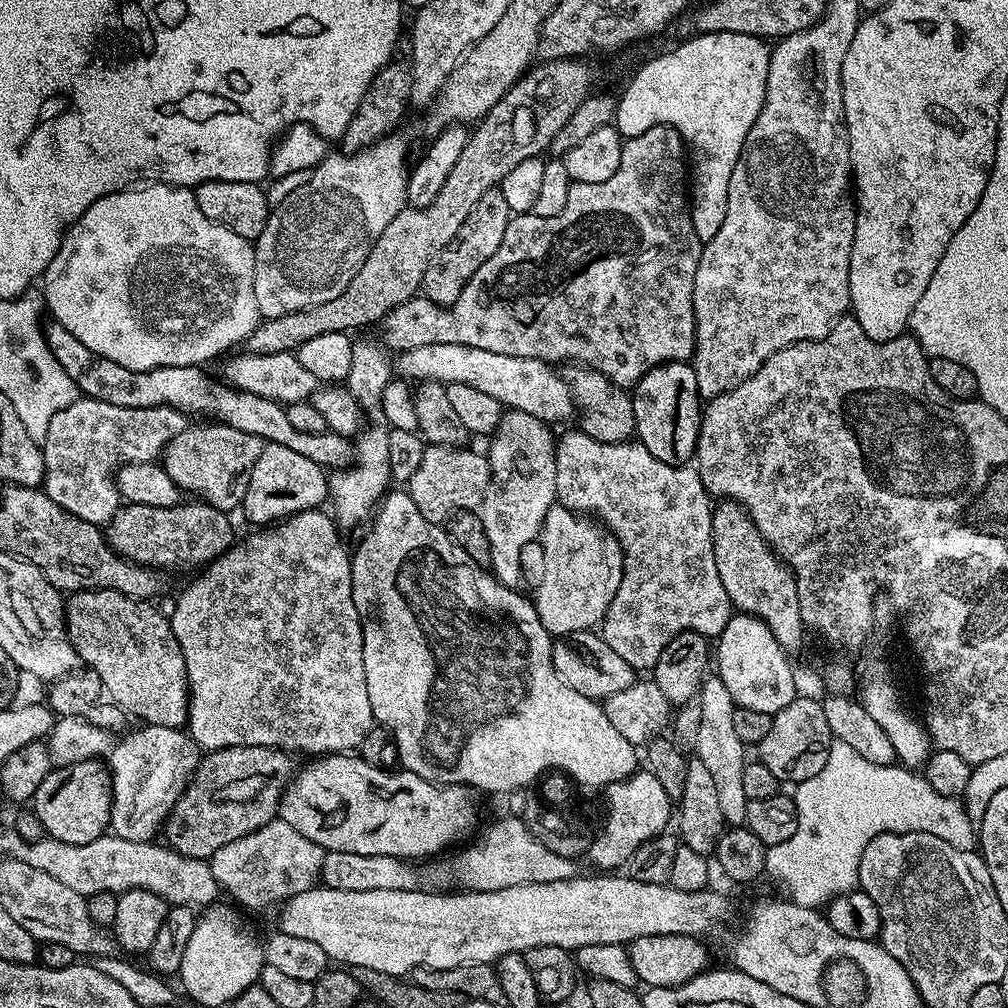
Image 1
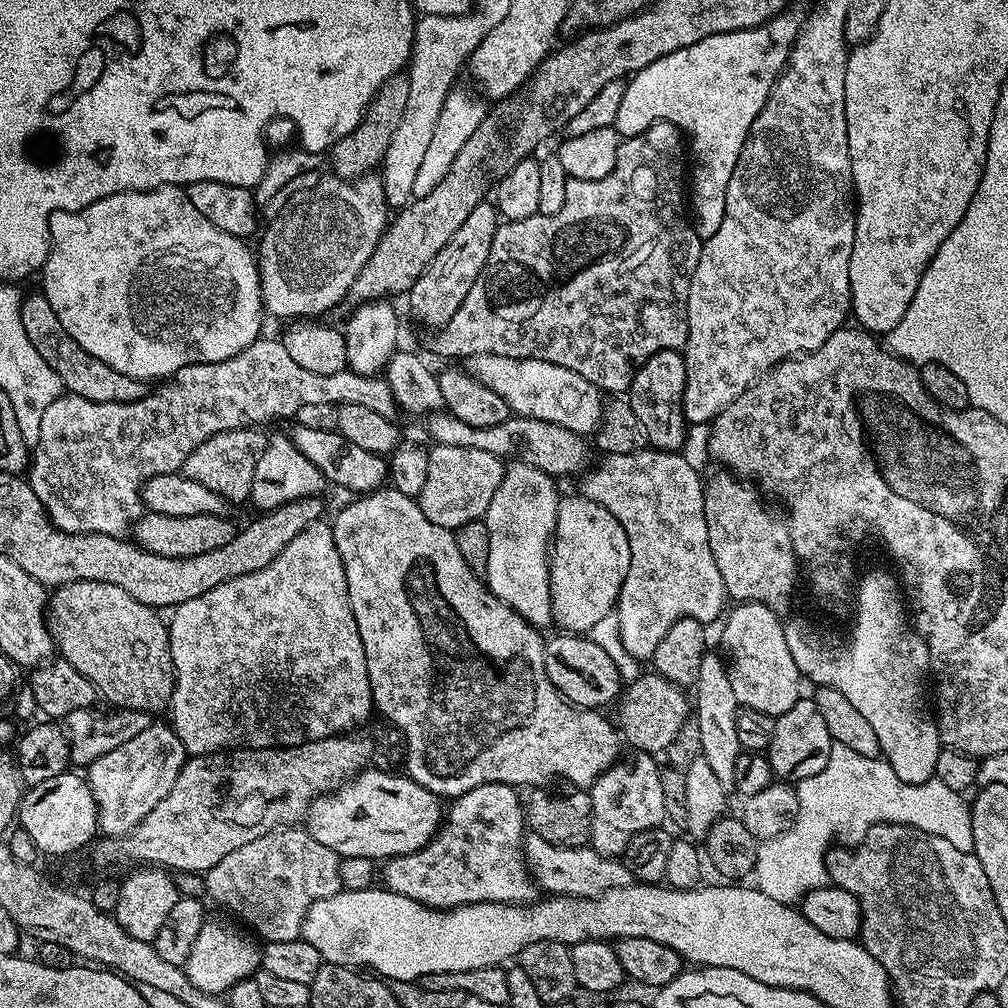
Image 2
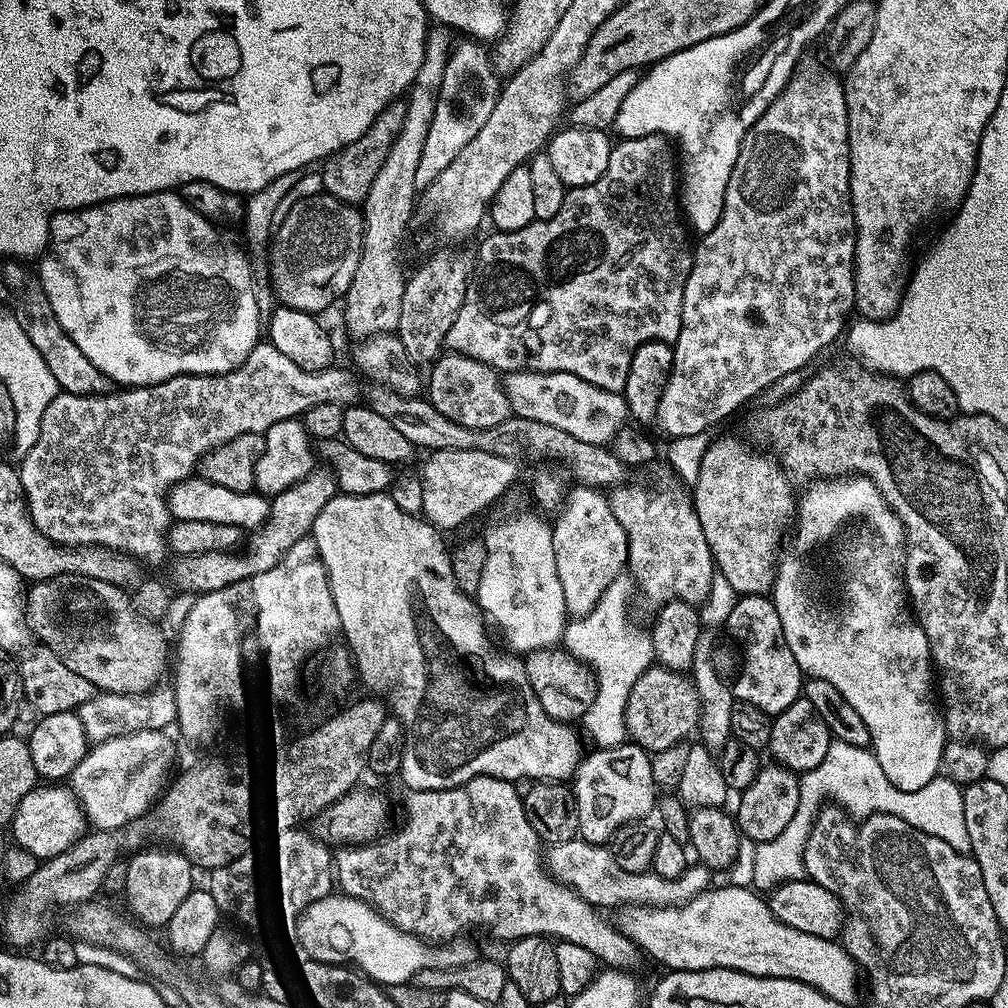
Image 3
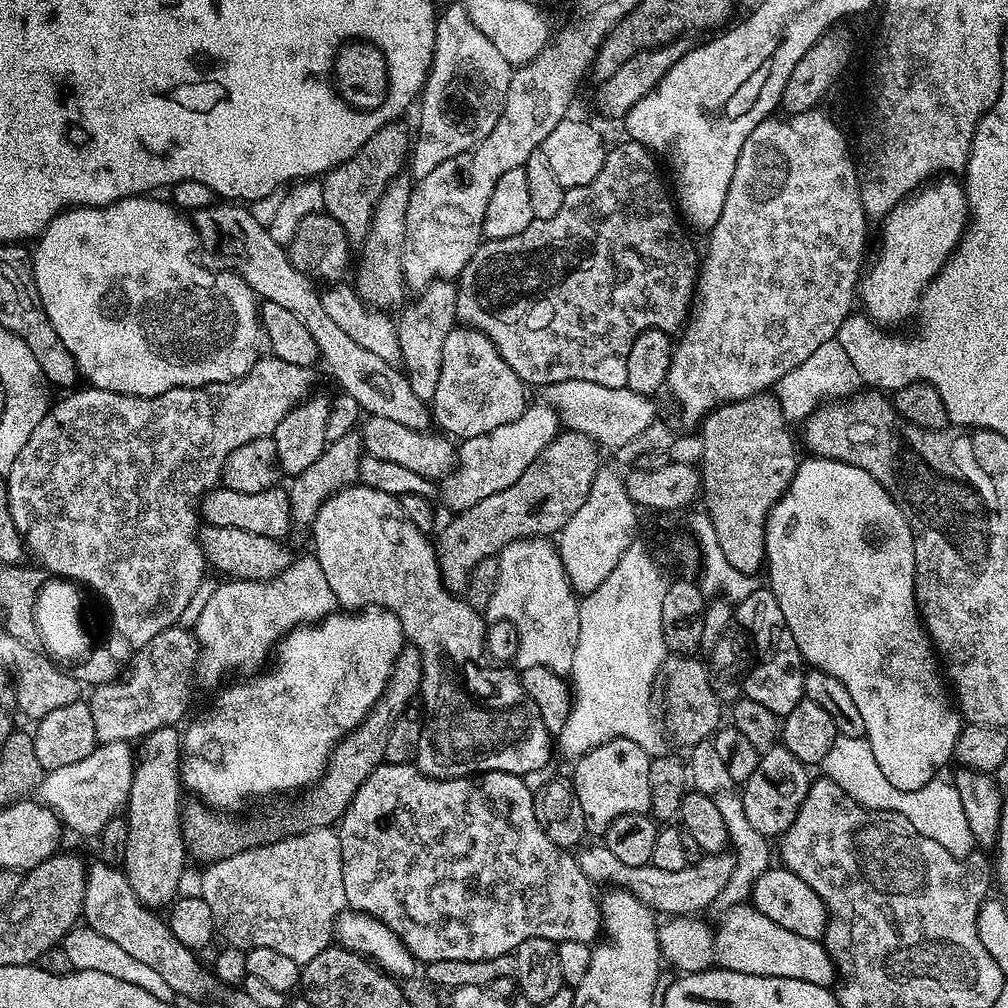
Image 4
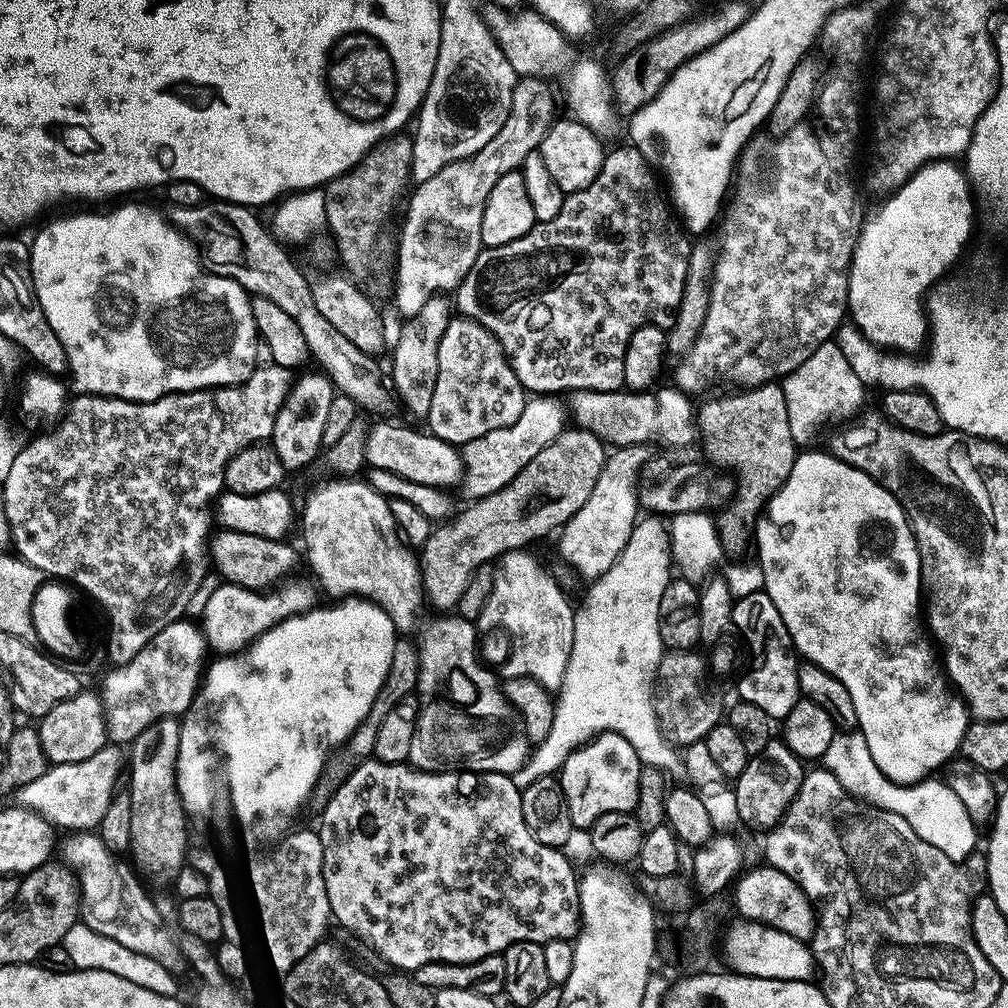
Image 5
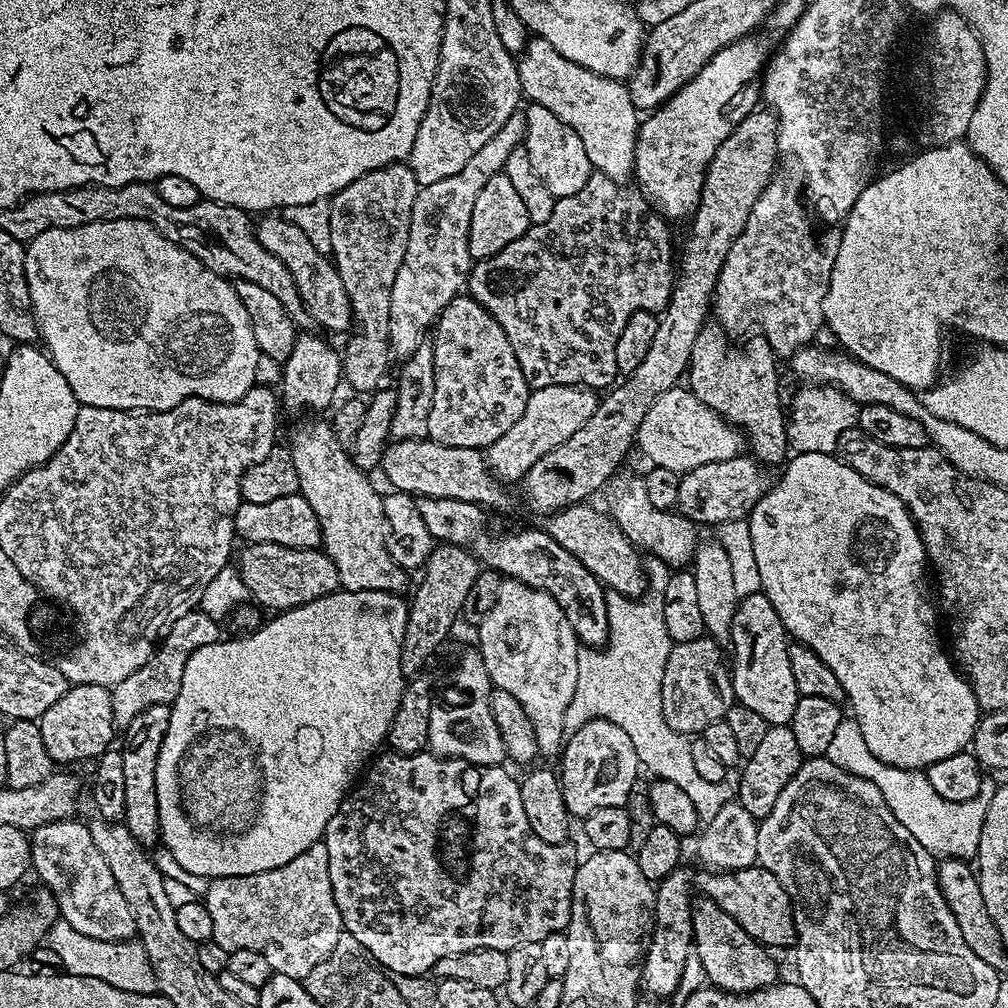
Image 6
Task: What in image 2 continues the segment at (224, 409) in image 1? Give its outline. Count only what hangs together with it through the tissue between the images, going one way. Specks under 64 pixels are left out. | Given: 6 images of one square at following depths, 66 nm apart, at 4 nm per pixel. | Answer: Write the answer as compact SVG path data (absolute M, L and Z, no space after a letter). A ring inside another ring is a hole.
M43 294L36 296L25 295L23 297L20 313L22 314L22 326L26 326L26 338L34 342L34 350L46 358L46 362L58 374L58 378L64 383L64 392L86 398L90 402L134 402L147 396L150 384L147 380L130 378L126 374L114 370L114 366L106 366L106 362L94 358L94 354L86 354L70 334L56 320L54 306ZM297 423L291 427L287 429L287 436L298 450L302 450L302 454L306 454L306 458L310 458L310 462L314 462L314 466L318 466L329 485L337 484L348 492L356 492L352 494L367 494L385 487L389 479L388 460L381 453L362 450L362 446L350 442L350 438L338 430L313 430Z

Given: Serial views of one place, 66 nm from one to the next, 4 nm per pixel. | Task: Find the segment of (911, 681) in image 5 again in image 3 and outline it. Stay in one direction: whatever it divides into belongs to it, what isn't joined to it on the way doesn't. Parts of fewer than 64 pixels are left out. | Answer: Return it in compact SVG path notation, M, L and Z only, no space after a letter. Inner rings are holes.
M820 478L809 483L805 488L808 489L805 490L804 497L802 495L799 497L798 511L794 516L796 548L800 552L812 552L815 548L824 548L827 544L833 544L836 547L836 560L840 565L836 568L836 589L833 592L824 592L823 582L816 577L816 572L806 557L784 555L779 557L776 566L776 581L772 584L770 599L778 610L778 618L782 618L782 634L786 634L786 646L790 646L790 654L794 654L794 662L798 662L801 673L805 677L825 680L830 682L830 686L838 686L838 694L842 694L842 698L846 698L846 702L850 702L850 706L854 706L854 710L858 710L862 722L866 722L866 726L870 730L870 738L872 739L870 750L878 758L878 766L882 766L882 774L886 774L886 778L890 778L890 782L894 786L898 786L898 790L906 790L907 792L922 790L922 786L926 786L931 780L936 779L941 771L942 750L950 737L948 729L944 727L944 717L938 707L937 697L934 695L932 651L922 626L916 621L915 611L908 599L904 527L894 514L894 510L884 501L882 494L874 486L874 482L870 482L866 478Z

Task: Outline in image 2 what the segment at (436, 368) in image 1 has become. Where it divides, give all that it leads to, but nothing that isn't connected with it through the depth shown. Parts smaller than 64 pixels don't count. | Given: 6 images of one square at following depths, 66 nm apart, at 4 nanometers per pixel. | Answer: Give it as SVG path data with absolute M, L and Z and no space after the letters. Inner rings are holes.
M478 354L467 357L462 367L465 372L478 378L478 382L490 386L490 390L494 390L494 394L498 394L498 398L506 402L509 413L542 422L554 422L554 426L566 426L566 430L576 432L585 438L591 437L604 419L606 400L601 389L593 386L586 378L582 378L582 374L574 370L566 370L566 366L554 366L554 362L534 358L502 358L502 354Z

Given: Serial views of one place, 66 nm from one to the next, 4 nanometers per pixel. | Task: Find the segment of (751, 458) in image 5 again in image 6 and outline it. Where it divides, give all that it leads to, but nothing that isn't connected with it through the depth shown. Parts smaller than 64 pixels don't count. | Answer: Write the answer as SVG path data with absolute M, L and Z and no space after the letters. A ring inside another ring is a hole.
M719 322L704 325L694 342L692 363L686 373L687 387L723 420L740 429L755 459L773 466L790 452L786 404L780 401L780 376L776 373L778 357L763 334L746 341L744 348L735 348L728 340L729 333Z

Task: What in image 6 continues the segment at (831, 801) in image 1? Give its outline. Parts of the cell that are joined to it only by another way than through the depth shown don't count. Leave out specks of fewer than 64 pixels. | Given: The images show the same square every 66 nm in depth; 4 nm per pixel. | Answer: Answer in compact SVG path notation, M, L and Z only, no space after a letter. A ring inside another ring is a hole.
M841 718L826 755L830 762L834 762L834 766L874 782L886 806L890 806L894 818L898 818L898 822L902 822L902 826L906 826L906 830L910 830L910 834L914 834L914 838L918 838L918 842L922 842L924 849L932 853L933 857L967 861L975 857L978 842L982 838L982 822L992 801L991 795L981 794L961 804L942 798L934 786L930 786L923 771L895 768L874 758L854 718Z

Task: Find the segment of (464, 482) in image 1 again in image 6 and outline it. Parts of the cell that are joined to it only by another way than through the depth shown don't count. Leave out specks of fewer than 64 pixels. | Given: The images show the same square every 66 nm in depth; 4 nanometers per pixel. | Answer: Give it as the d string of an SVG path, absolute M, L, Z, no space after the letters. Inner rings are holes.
M563 384L562 386L546 386L537 388L526 402L526 410L502 438L491 444L486 450L486 459L493 476L501 481L519 481L542 458L542 454L550 454L554 446L562 446L574 434L574 430L582 430L586 422L594 414L598 396L591 388Z

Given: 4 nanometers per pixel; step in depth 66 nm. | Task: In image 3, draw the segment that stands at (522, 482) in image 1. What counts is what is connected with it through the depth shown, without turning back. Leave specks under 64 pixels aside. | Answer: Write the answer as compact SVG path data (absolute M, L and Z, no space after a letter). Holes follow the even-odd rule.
M520 512L494 525L486 545L488 553L478 591L481 609L508 631L508 640L517 653L557 647L570 623L570 613L558 580L558 562L554 562L552 524Z

